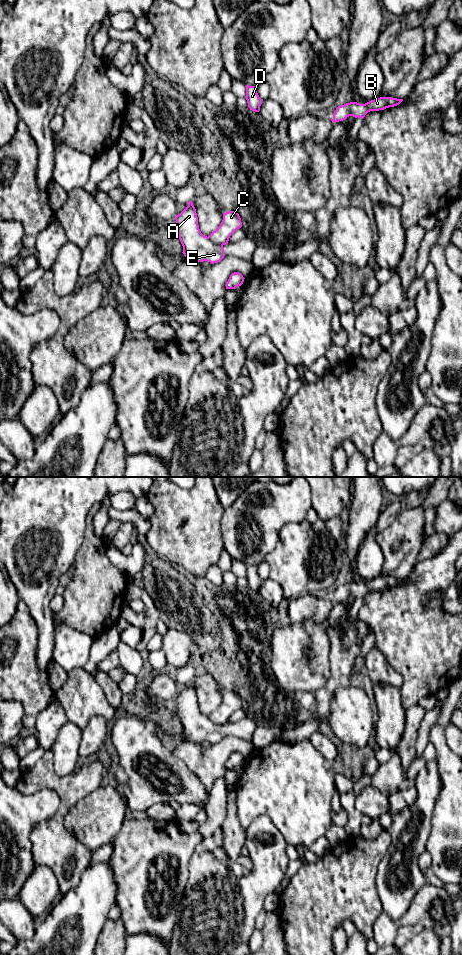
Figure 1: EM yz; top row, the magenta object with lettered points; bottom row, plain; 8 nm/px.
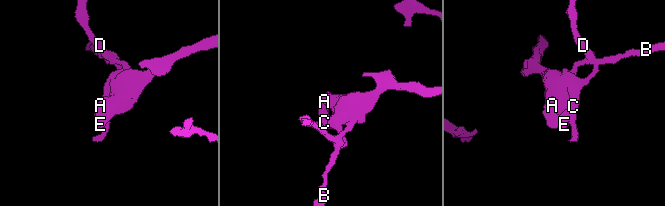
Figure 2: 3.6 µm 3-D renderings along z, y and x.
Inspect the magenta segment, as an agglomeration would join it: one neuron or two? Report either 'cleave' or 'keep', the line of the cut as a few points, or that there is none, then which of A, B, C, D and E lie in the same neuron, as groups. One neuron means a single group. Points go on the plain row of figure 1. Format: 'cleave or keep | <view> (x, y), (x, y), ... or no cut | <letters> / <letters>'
cleave | yz (207, 717), (213, 722), (222, 725) | A B E / C D

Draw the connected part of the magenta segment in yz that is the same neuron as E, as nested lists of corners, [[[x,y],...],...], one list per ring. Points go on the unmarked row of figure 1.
[[[192,681],[175,697],[177,712],[183,726],[184,736],[191,742],[218,743],[224,738],[223,725],[213,723],[204,716],[198,705],[196,689]]]

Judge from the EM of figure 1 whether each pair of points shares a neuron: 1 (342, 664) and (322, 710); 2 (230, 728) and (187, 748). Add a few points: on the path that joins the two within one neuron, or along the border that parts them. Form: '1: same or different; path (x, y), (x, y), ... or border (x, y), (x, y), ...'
1: same; path (335, 675), (334, 681), (323, 696), (323, 699)
2: different; border (224, 736), (236, 736), (247, 741)

